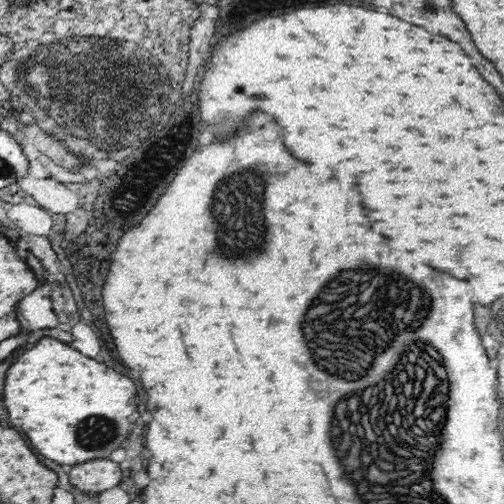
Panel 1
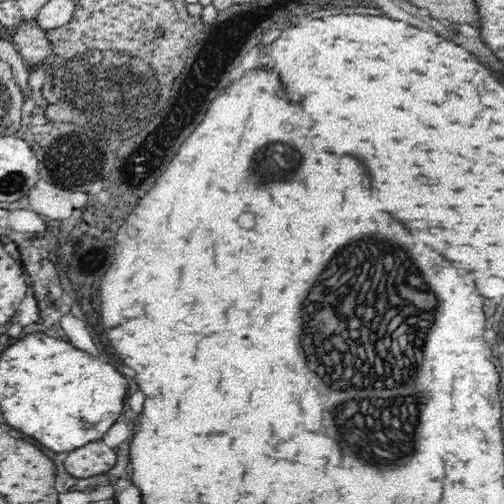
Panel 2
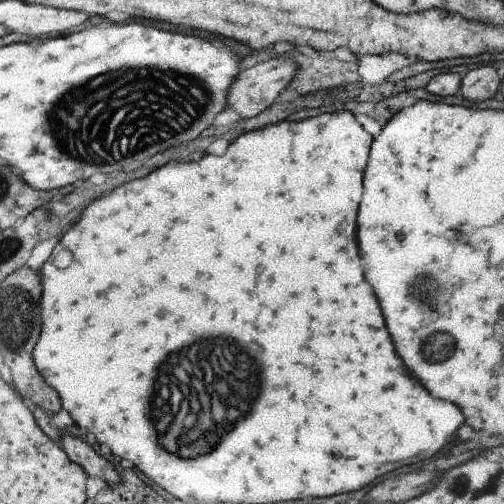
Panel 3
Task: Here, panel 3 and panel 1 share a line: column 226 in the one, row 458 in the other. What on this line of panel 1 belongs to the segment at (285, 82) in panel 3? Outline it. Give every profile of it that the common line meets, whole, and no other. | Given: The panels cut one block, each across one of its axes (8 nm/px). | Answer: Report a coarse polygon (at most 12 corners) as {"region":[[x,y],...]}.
{"region":[[96,458],[72,466],[70,484],[84,494],[118,488],[120,464]]}

